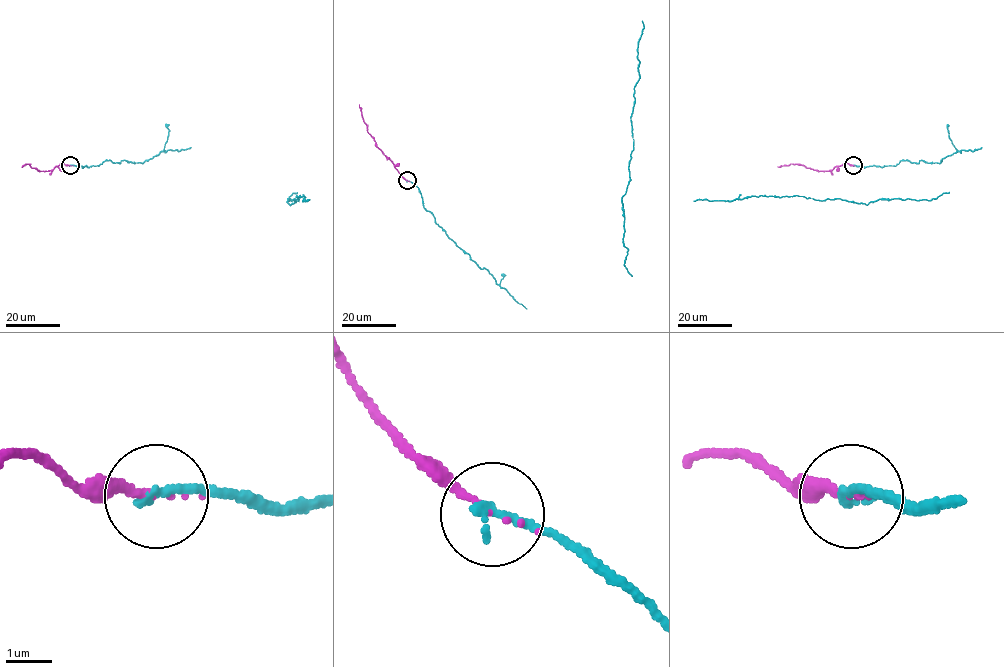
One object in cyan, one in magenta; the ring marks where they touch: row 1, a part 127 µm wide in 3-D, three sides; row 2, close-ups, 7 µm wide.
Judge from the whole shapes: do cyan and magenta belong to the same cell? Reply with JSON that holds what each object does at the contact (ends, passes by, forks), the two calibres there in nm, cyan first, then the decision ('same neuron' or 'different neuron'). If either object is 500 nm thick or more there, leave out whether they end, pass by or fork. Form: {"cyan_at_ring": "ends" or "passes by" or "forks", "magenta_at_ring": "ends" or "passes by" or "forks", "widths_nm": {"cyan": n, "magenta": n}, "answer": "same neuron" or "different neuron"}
{"cyan_at_ring": "ends", "magenta_at_ring": "ends", "widths_nm": {"cyan": 220, "magenta": 150}, "answer": "same neuron"}

